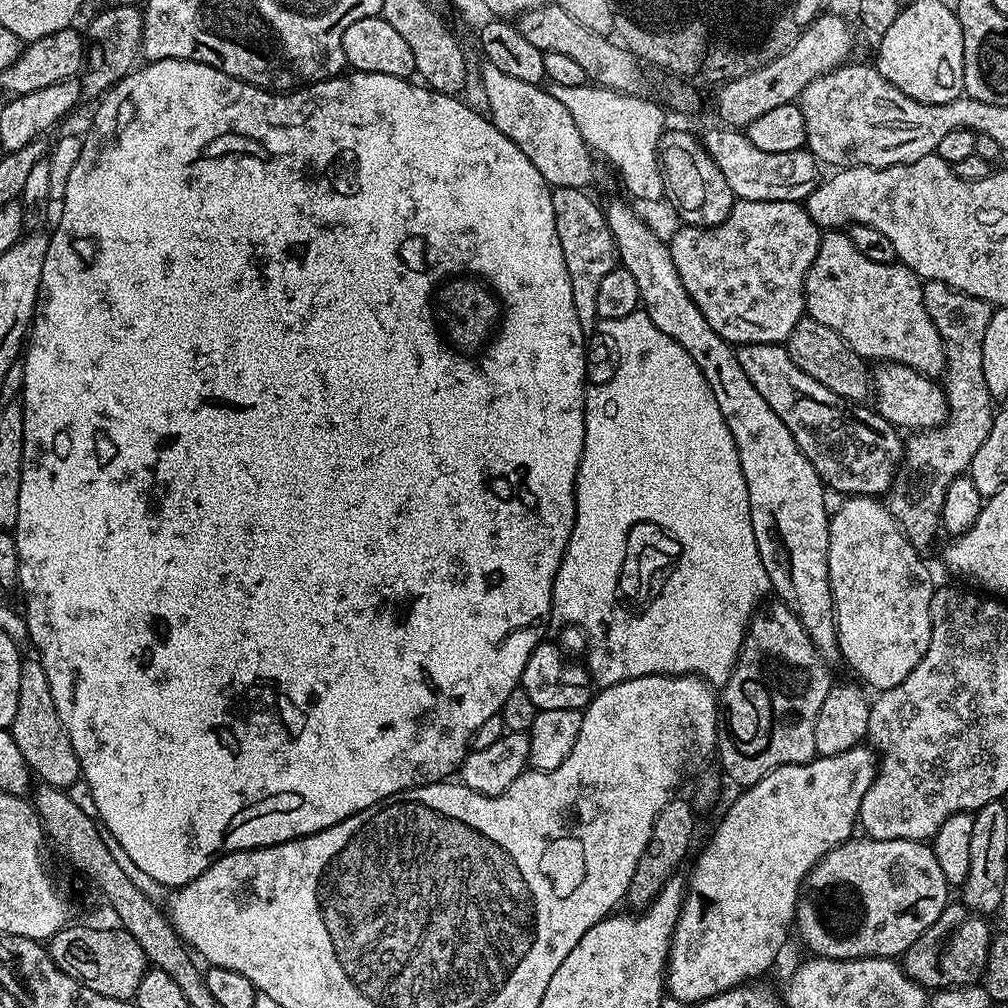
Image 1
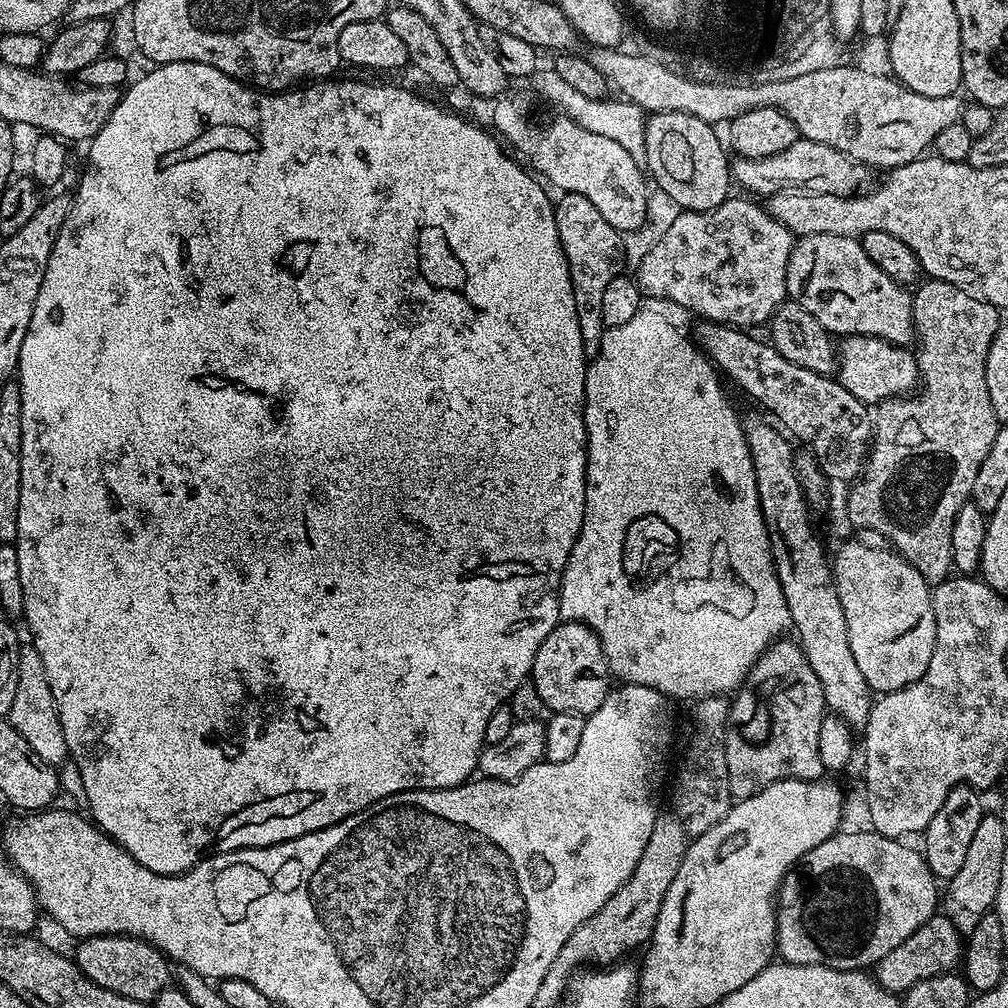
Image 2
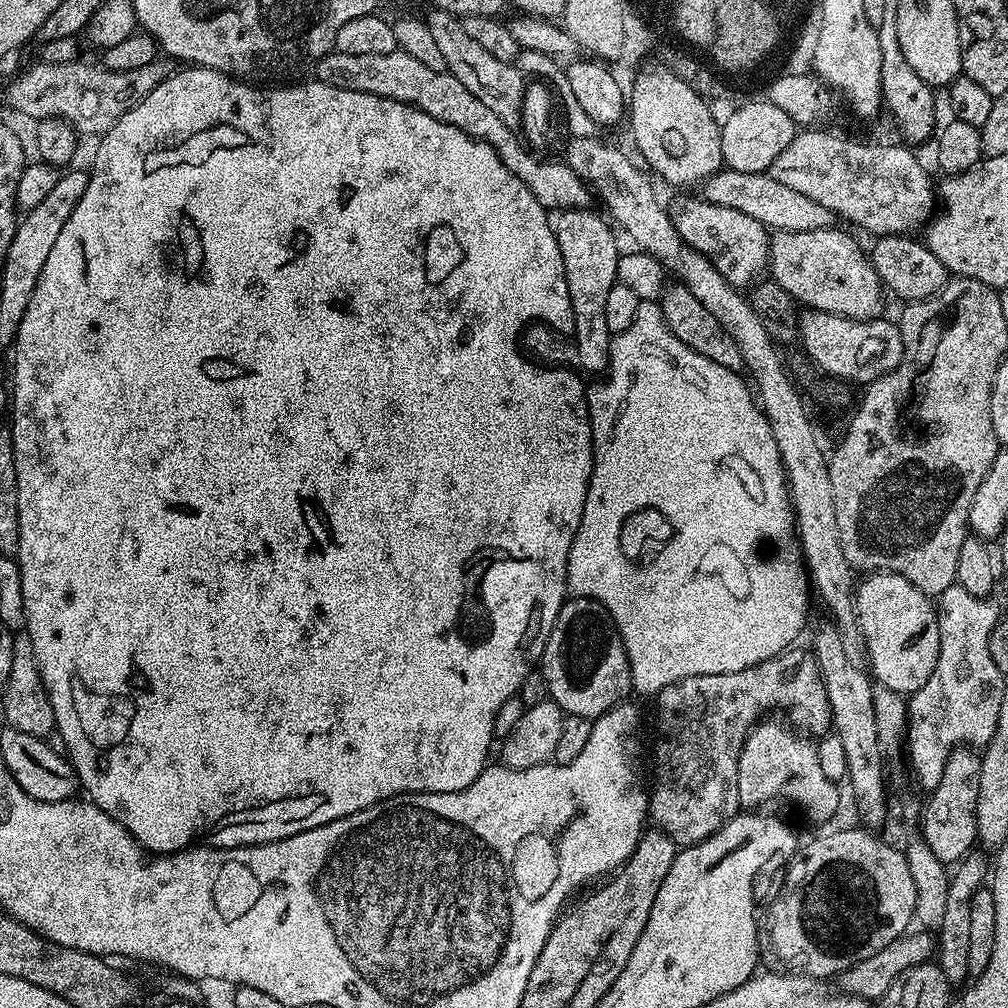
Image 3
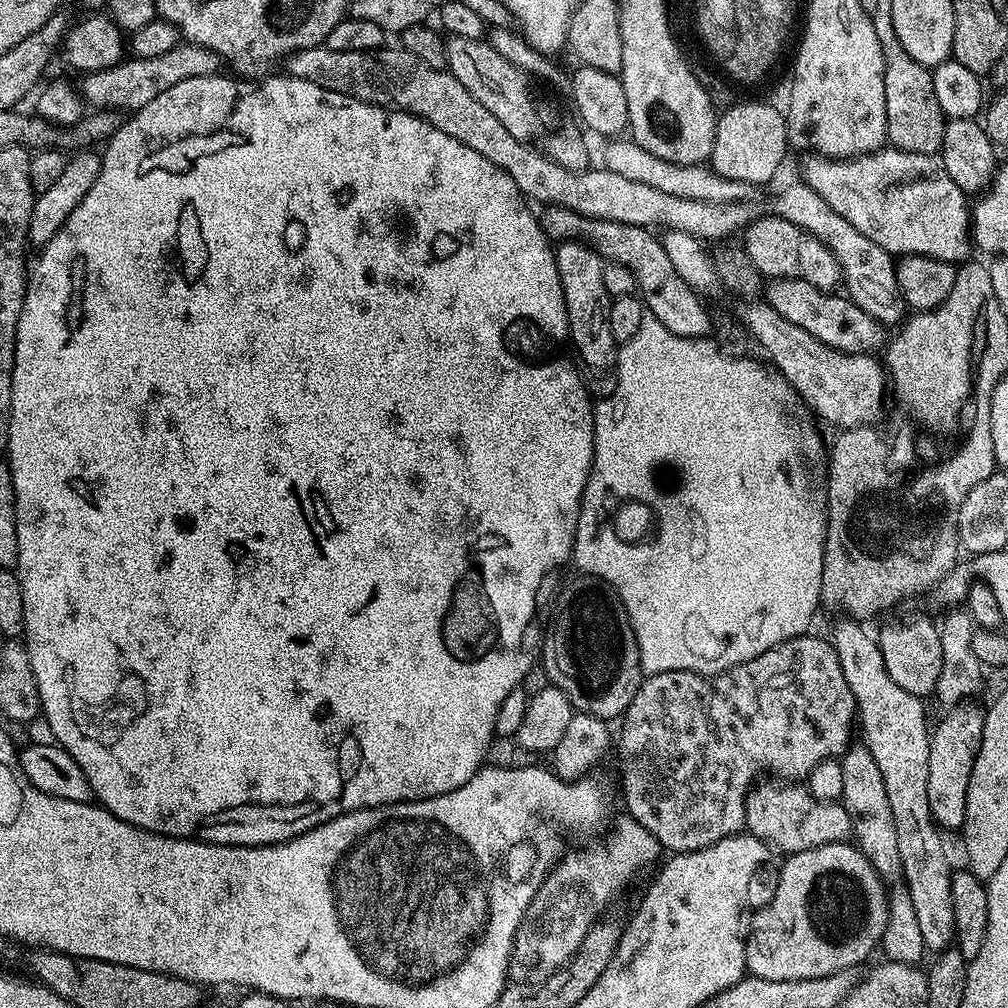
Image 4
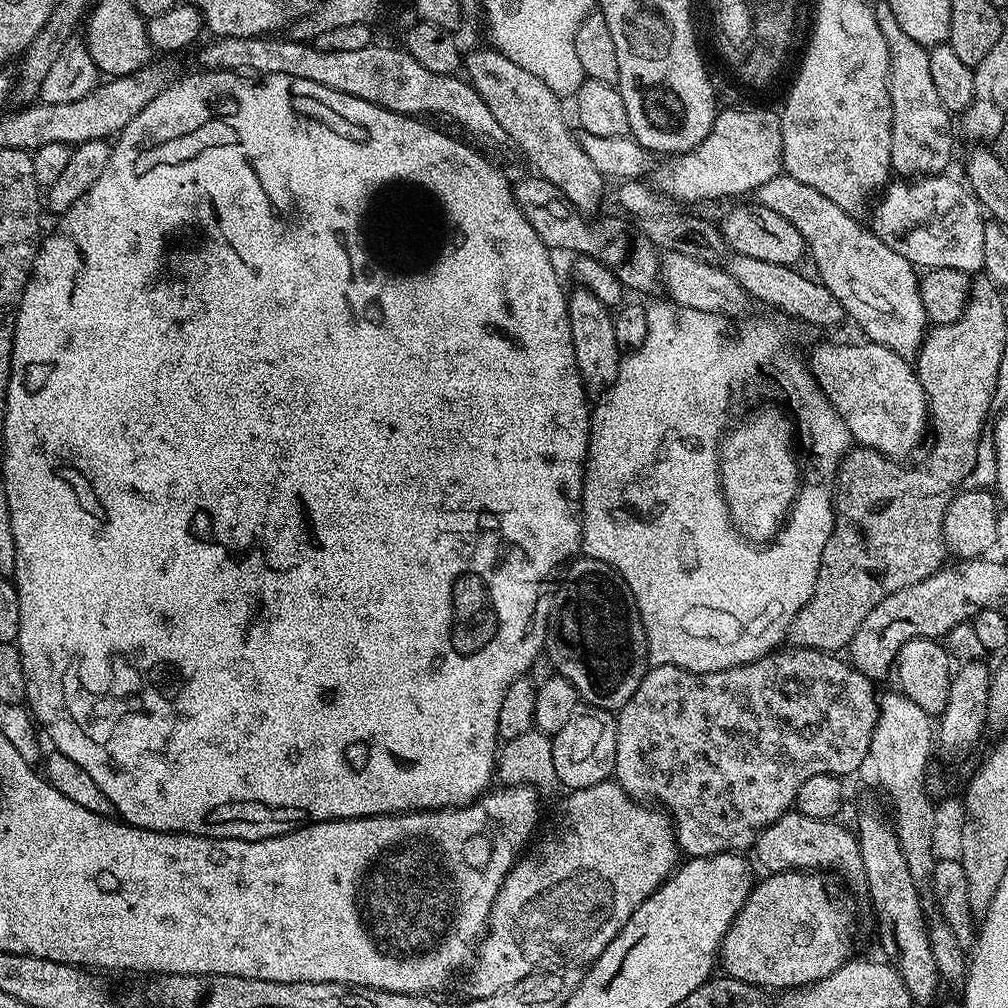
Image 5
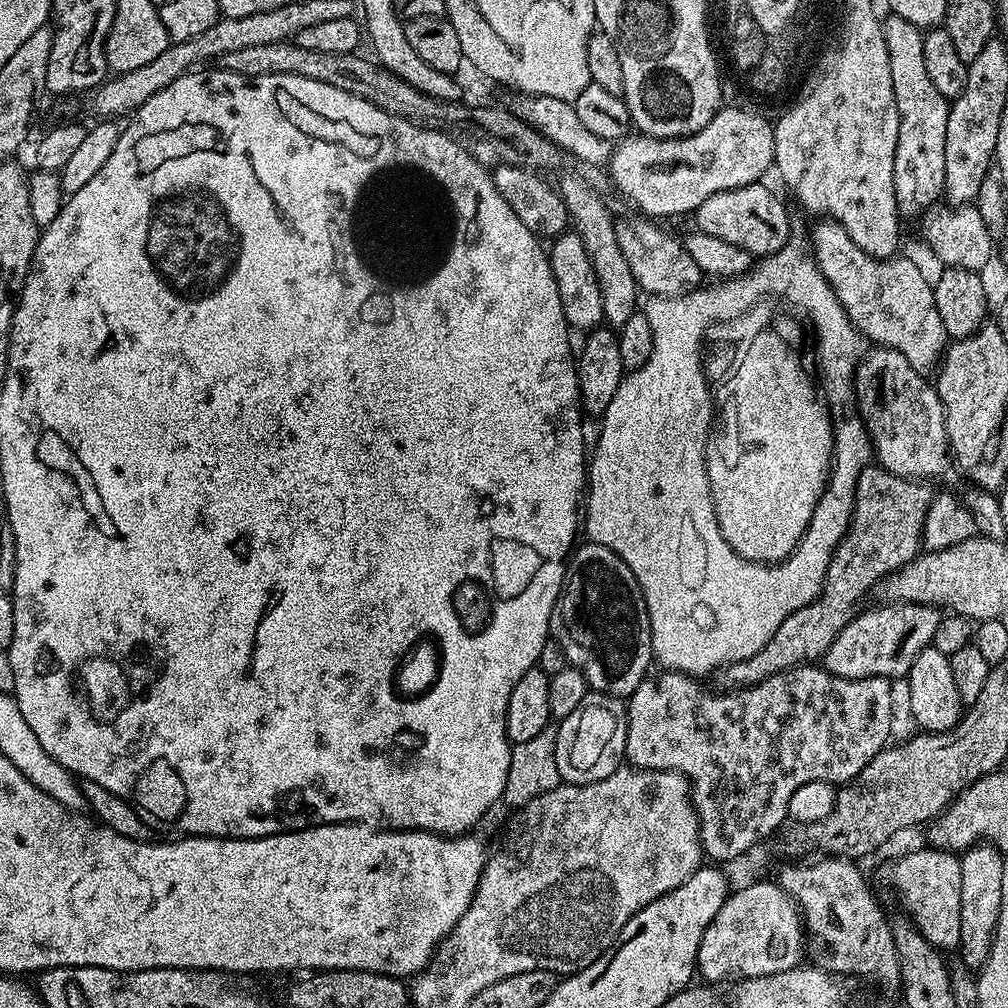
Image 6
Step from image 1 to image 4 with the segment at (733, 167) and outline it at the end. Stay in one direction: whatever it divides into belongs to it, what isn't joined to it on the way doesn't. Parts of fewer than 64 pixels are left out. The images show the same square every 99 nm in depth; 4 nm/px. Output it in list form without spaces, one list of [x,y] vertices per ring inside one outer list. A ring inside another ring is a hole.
[[[885,146],[878,152],[865,156],[854,156],[850,160],[833,160],[831,156],[808,154],[804,160],[803,183],[822,194],[830,202],[834,214],[842,214],[854,230],[866,234],[870,242],[878,242],[882,250],[892,253],[893,257],[929,256],[935,260],[945,260],[959,265],[969,259],[970,248],[970,200],[933,157],[926,154],[910,154],[899,148]]]

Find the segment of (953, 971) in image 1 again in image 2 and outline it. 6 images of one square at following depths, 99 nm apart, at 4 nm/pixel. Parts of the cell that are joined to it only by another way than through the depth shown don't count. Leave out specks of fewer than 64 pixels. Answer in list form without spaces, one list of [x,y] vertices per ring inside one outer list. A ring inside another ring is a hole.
[[[937,914],[922,922],[922,926],[918,926],[918,930],[914,930],[914,934],[910,934],[910,938],[902,942],[902,946],[894,946],[894,950],[890,950],[886,958],[875,964],[874,975],[884,988],[903,994],[910,990],[910,986],[926,982],[926,978],[934,978],[953,971],[961,963],[965,947],[965,937],[960,935],[954,922],[950,922],[946,915]]]

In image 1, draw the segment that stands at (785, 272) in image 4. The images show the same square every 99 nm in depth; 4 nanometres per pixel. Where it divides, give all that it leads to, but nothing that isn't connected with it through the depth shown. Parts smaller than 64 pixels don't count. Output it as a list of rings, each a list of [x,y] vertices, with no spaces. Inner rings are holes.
[[[828,230],[821,235],[818,254],[806,274],[804,306],[811,319],[830,326],[834,334],[841,336],[865,361],[905,364],[918,370],[923,376],[939,377],[944,371],[944,343],[936,329],[936,323],[926,314],[924,284],[915,272],[904,264],[870,262],[850,242],[847,231]]]

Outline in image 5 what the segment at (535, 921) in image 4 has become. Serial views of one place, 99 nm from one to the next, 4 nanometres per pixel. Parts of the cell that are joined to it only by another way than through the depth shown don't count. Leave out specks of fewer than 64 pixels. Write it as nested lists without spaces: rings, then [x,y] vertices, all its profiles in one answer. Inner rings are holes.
[[[606,779],[589,788],[577,788],[569,791],[567,795],[568,797],[557,806],[548,833],[545,836],[537,835],[535,837],[534,843],[527,849],[526,854],[521,855],[516,864],[508,871],[508,877],[498,890],[492,913],[488,919],[487,929],[478,944],[478,959],[471,965],[470,971],[467,973],[467,976],[469,975],[469,993],[467,995],[473,1000],[481,1000],[490,994],[498,994],[502,990],[514,986],[514,982],[541,970],[583,969],[585,966],[592,965],[600,957],[602,950],[606,950],[606,946],[610,946],[610,942],[620,933],[622,926],[626,926],[626,922],[634,914],[634,910],[638,910],[638,906],[642,906],[642,902],[646,902],[646,898],[650,898],[650,894],[654,894],[654,890],[658,890],[658,886],[662,886],[678,867],[682,853],[680,845],[676,842],[673,817],[667,811],[656,806],[648,809],[647,803],[636,800],[621,784],[615,783],[611,779]]]

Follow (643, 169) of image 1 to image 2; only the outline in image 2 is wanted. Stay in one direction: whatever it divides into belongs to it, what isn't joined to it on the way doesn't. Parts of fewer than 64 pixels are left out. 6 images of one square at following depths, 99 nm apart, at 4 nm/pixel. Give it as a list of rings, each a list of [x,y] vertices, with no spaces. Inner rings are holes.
[[[537,67],[530,77],[532,88],[540,96],[545,96],[552,104],[557,104],[559,111],[567,115],[580,127],[585,127],[591,133],[602,134],[611,141],[620,142],[623,149],[628,150],[637,161],[643,161],[646,154],[646,134],[644,133],[644,122],[646,113],[637,104],[631,104],[627,98],[605,98],[595,100],[585,98],[579,90],[572,89],[568,83],[556,73],[555,67]]]

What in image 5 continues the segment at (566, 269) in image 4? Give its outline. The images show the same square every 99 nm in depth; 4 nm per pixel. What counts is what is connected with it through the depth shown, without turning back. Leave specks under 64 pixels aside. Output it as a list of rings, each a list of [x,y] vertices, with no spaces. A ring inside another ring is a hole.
[[[579,286],[567,293],[568,317],[570,318],[570,334],[574,342],[576,365],[580,377],[584,379],[584,387],[589,393],[603,393],[611,388],[618,378],[622,353],[618,341],[614,339],[614,312],[609,305],[603,304],[590,290]]]

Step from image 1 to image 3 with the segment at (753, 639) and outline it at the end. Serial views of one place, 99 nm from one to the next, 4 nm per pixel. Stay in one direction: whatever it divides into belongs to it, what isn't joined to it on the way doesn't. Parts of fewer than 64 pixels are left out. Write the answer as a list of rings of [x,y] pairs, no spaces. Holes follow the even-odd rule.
[[[764,718],[748,731],[738,758],[738,798],[741,809],[768,804],[781,796],[797,804],[816,824],[824,824],[840,808],[837,781],[826,778],[818,762],[816,744],[791,723]]]

